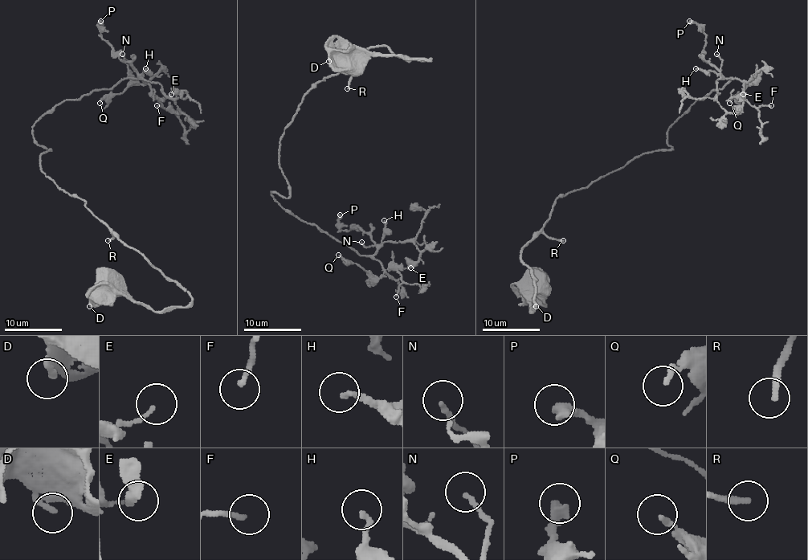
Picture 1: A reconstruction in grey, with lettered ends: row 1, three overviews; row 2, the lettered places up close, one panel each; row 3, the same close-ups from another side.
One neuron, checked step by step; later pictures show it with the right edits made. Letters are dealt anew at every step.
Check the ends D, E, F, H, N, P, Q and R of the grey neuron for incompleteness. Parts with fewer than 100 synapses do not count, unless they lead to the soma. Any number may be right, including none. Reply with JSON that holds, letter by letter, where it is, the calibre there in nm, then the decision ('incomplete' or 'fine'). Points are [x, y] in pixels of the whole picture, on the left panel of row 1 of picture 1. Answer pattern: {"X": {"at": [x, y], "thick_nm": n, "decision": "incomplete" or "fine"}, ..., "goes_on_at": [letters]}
{"D": {"at": [89, 306], "thick_nm": 360, "decision": "fine"}, "E": {"at": [171, 94], "thick_nm": 110, "decision": "fine"}, "F": {"at": [157, 105], "thick_nm": 160, "decision": "fine"}, "H": {"at": [145, 68], "thick_nm": 170, "decision": "fine"}, "N": {"at": [122, 54], "thick_nm": 170, "decision": "fine"}, "P": {"at": [100, 21], "thick_nm": 440, "decision": "fine"}, "Q": {"at": [99, 103], "thick_nm": 200, "decision": "fine"}, "R": {"at": [108, 240], "thick_nm": 220, "decision": "incomplete"}, "goes_on_at": ["R"]}

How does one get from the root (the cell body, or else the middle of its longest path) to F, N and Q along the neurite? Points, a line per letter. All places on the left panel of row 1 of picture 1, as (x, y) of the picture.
F: (109, 279), (154, 311), (191, 300), (45, 176), (51, 149), (32, 127), (125, 78), (147, 82), (157, 105)
N: (109, 279), (154, 311), (191, 300), (45, 176), (51, 149), (32, 127), (67, 100), (136, 78), (122, 54)
Q: (109, 279), (154, 311), (191, 300), (40, 170), (45, 114), (144, 82), (99, 103)

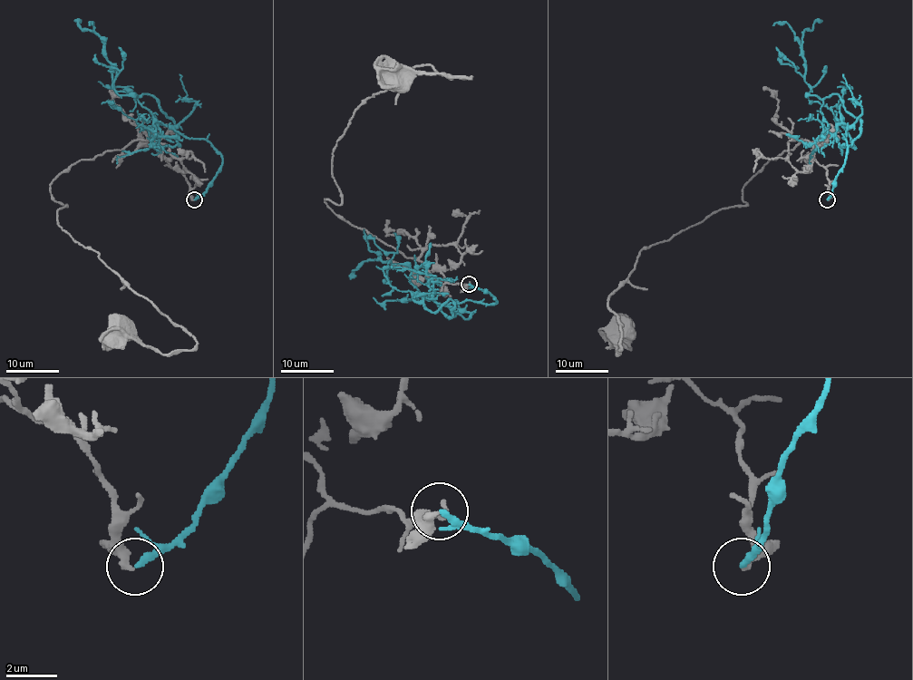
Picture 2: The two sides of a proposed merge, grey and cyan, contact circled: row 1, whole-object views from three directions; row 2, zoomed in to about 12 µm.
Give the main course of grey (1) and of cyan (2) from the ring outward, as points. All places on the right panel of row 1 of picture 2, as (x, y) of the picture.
1: (828, 199), (828, 171), (801, 140), (743, 188), (749, 204), (642, 250), (608, 296), (616, 354), (622, 325)
2: (828, 199), (837, 127), (855, 148), (860, 121), (807, 95), (802, 35), (822, 21)

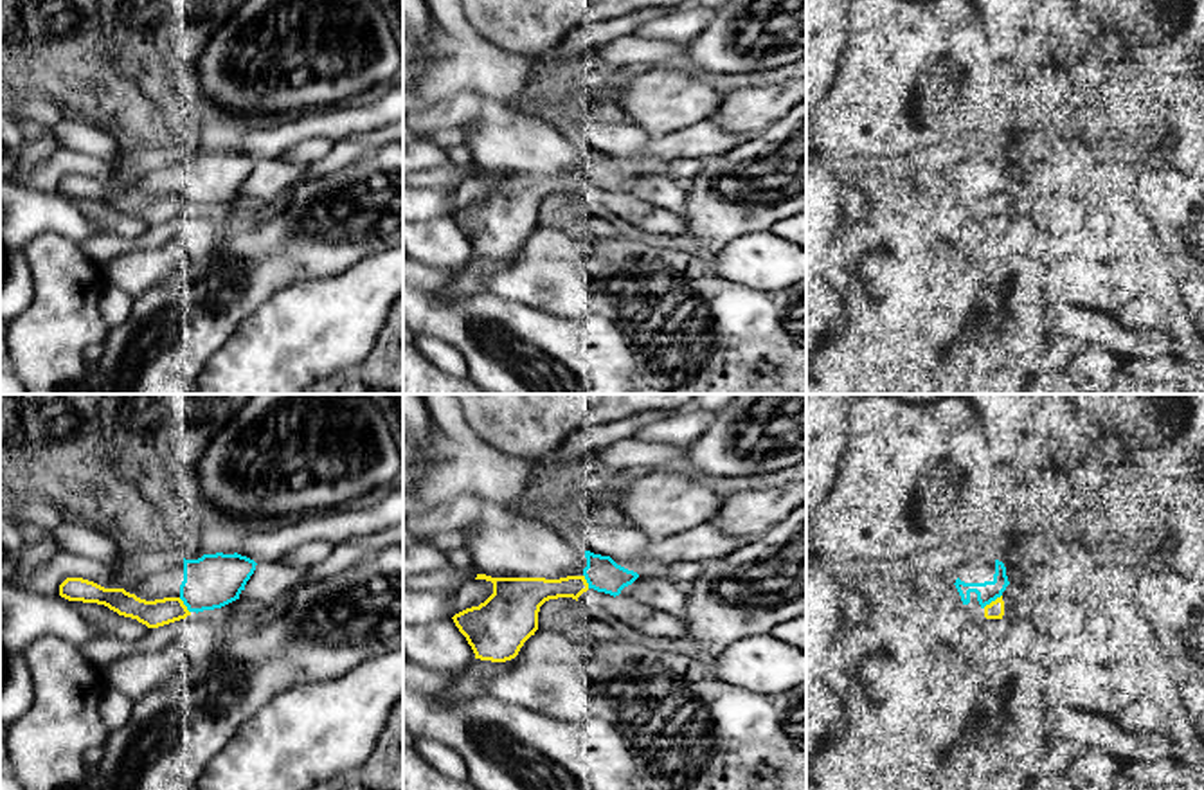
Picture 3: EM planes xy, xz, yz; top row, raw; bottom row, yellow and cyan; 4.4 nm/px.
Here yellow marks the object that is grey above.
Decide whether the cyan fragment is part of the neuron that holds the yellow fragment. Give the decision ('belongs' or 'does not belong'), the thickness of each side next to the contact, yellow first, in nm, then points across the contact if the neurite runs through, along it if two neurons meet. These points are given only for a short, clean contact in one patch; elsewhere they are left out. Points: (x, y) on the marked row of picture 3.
does not belong; calibres 80 and 90 nm

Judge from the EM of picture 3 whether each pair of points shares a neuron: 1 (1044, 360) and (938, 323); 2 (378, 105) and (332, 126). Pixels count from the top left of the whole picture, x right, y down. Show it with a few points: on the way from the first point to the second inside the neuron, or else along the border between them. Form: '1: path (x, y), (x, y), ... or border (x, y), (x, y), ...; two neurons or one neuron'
1: border (1050, 337), (1035, 360), (1035, 373); two neurons
2: path (368, 114), (342, 121); one neuron

